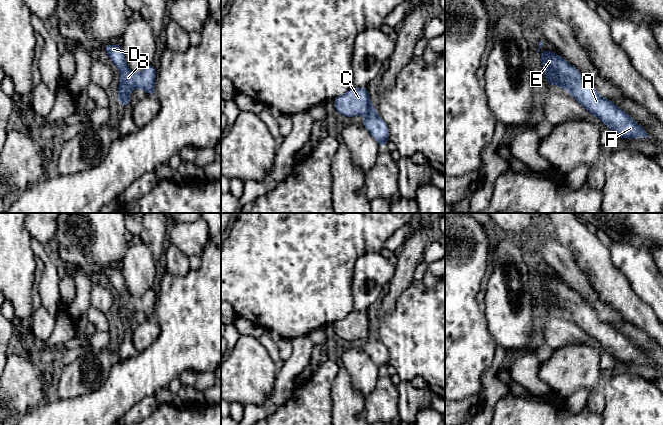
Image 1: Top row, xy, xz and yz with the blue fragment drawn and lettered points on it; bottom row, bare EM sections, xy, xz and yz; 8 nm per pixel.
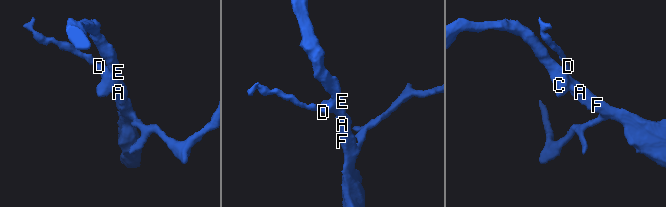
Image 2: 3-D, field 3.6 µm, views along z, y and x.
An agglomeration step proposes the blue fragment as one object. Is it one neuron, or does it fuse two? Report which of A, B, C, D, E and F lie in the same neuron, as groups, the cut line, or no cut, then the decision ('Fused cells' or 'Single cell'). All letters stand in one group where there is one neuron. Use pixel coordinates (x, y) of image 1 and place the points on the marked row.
Groups: A B C D E F. No split. Single cell

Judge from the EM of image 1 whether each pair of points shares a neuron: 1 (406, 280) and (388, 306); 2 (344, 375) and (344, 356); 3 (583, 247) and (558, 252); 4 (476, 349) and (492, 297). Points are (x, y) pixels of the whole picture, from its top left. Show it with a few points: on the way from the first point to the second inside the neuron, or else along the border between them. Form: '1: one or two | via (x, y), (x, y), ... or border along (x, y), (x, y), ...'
1: one | via (400, 286), (389, 300)
2: two | border along (339, 360), (349, 373), (353, 388)
3: two | border along (552, 233), (571, 251), (576, 263), (582, 269)
4: two | border along (484, 312), (488, 331), (494, 340)

